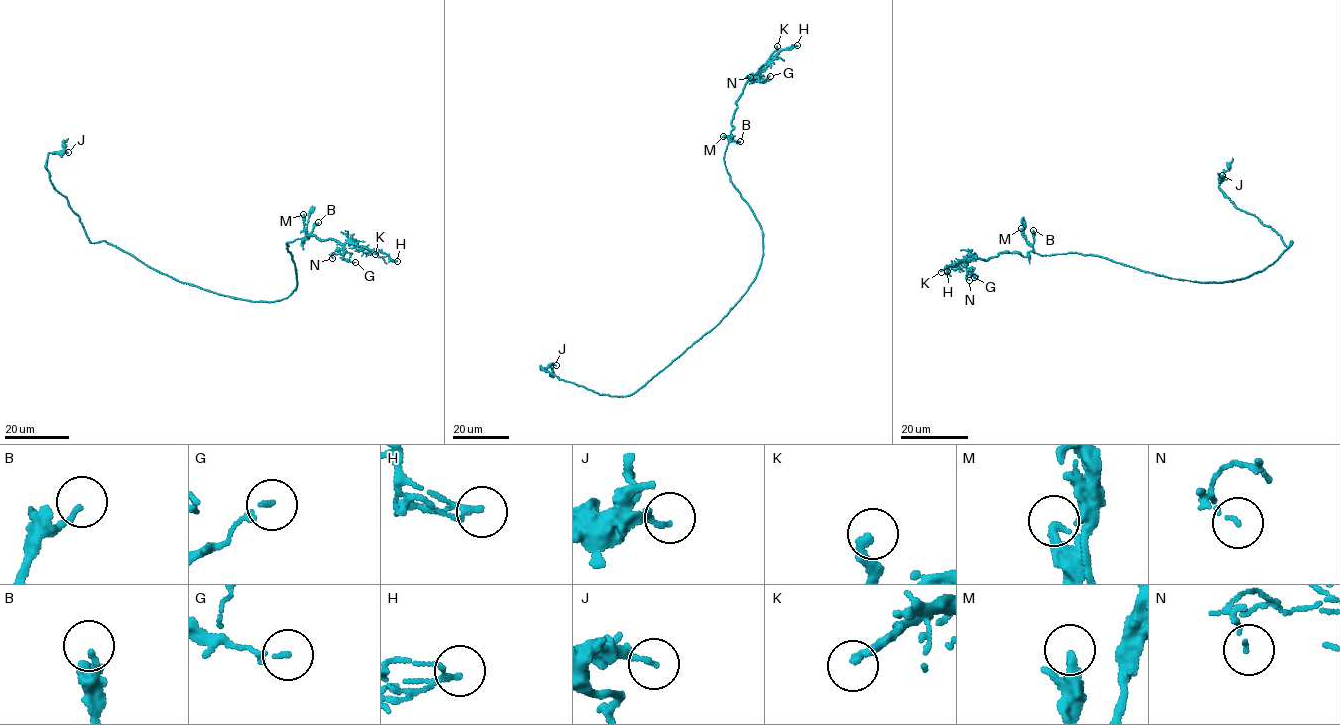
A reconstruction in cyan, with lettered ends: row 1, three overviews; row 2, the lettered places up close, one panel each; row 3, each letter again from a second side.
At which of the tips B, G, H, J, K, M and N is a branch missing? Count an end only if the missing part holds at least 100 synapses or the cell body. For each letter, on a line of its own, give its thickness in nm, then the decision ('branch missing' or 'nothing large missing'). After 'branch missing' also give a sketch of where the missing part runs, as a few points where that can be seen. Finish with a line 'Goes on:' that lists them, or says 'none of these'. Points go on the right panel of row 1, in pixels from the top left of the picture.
B: 160 nm | nothing large missing
G: 120 nm | nothing large missing
H: 90 nm | nothing large missing
J: 140 nm | nothing large missing
K: 280 nm | branch missing | (941, 272), (944, 284), (941, 288), (931, 284), (928, 287), (930, 281), (929, 285), (948, 289)
M: 220 nm | nothing large missing
N: 90 nm | nothing large missing
Goes on: K

